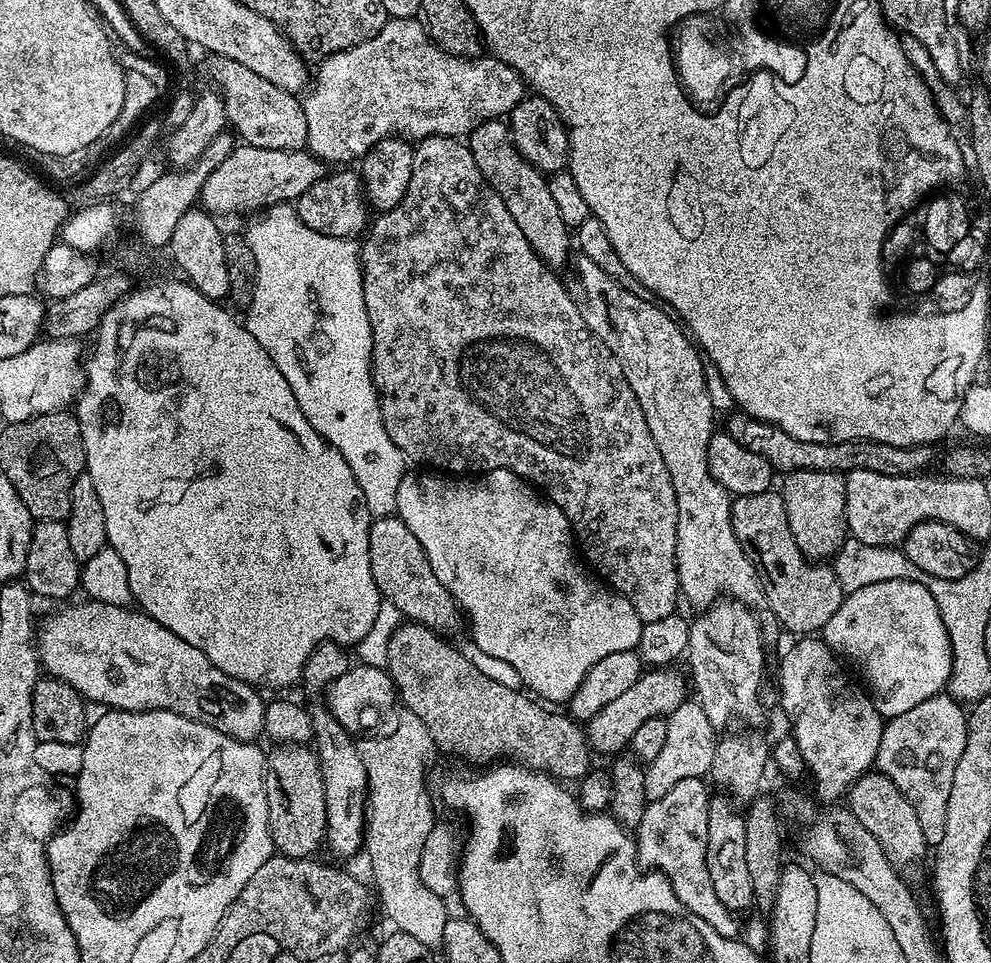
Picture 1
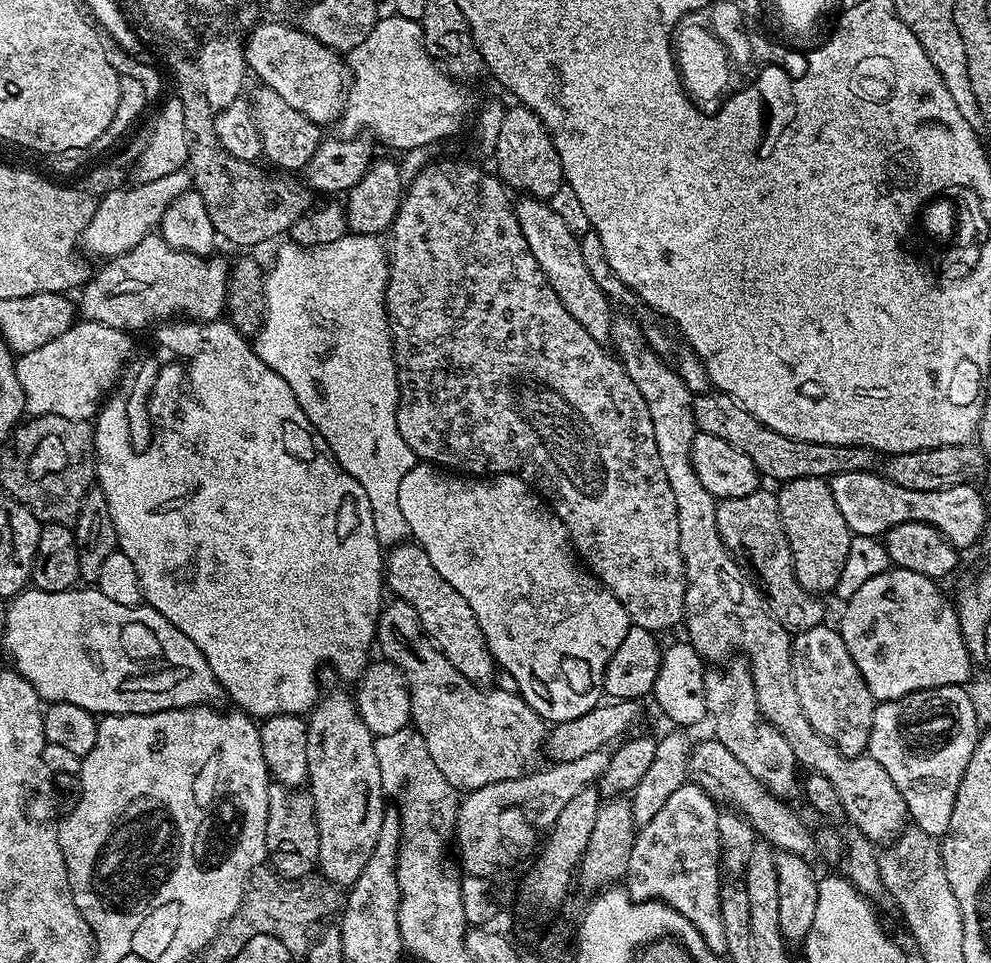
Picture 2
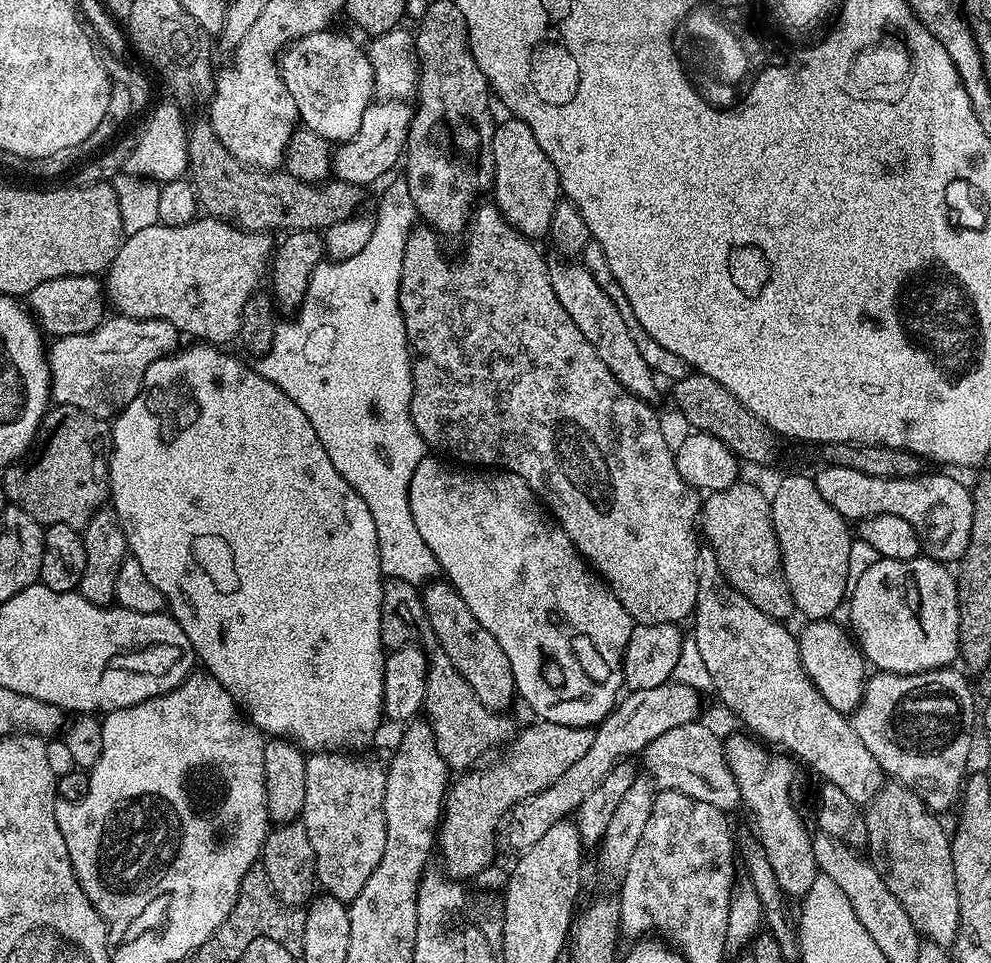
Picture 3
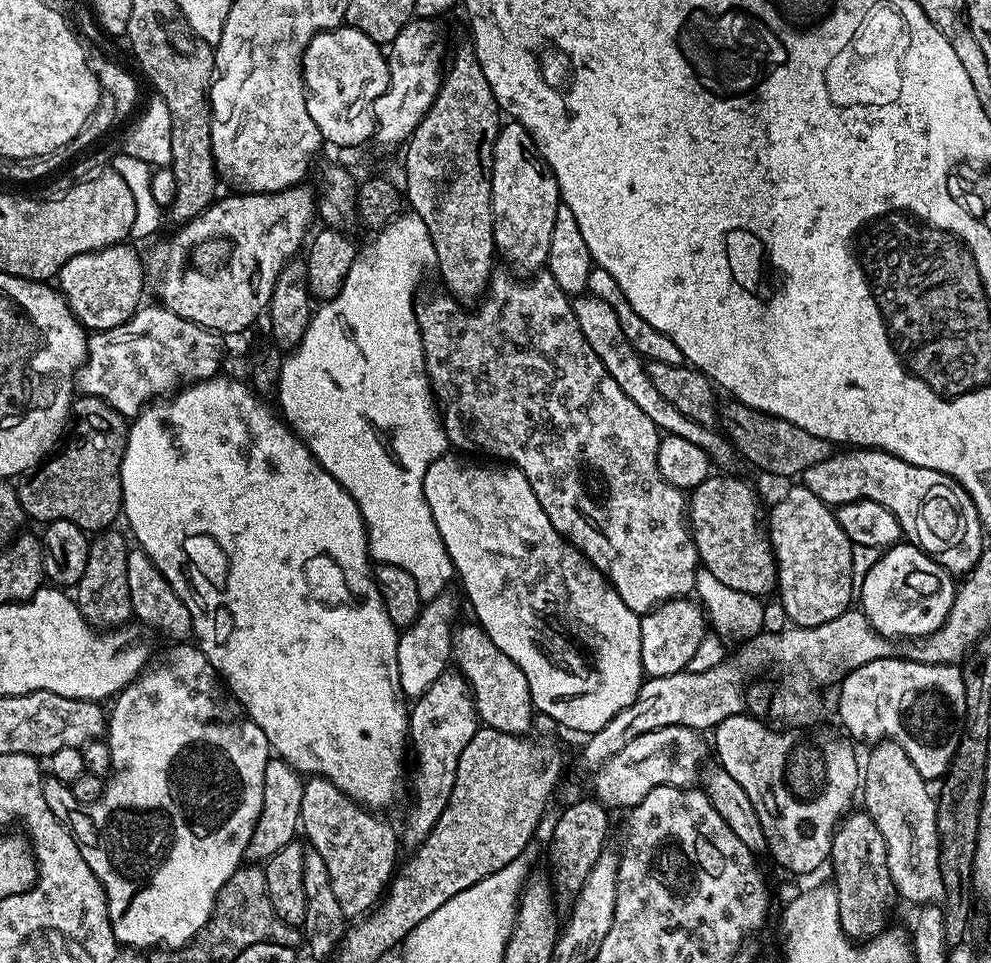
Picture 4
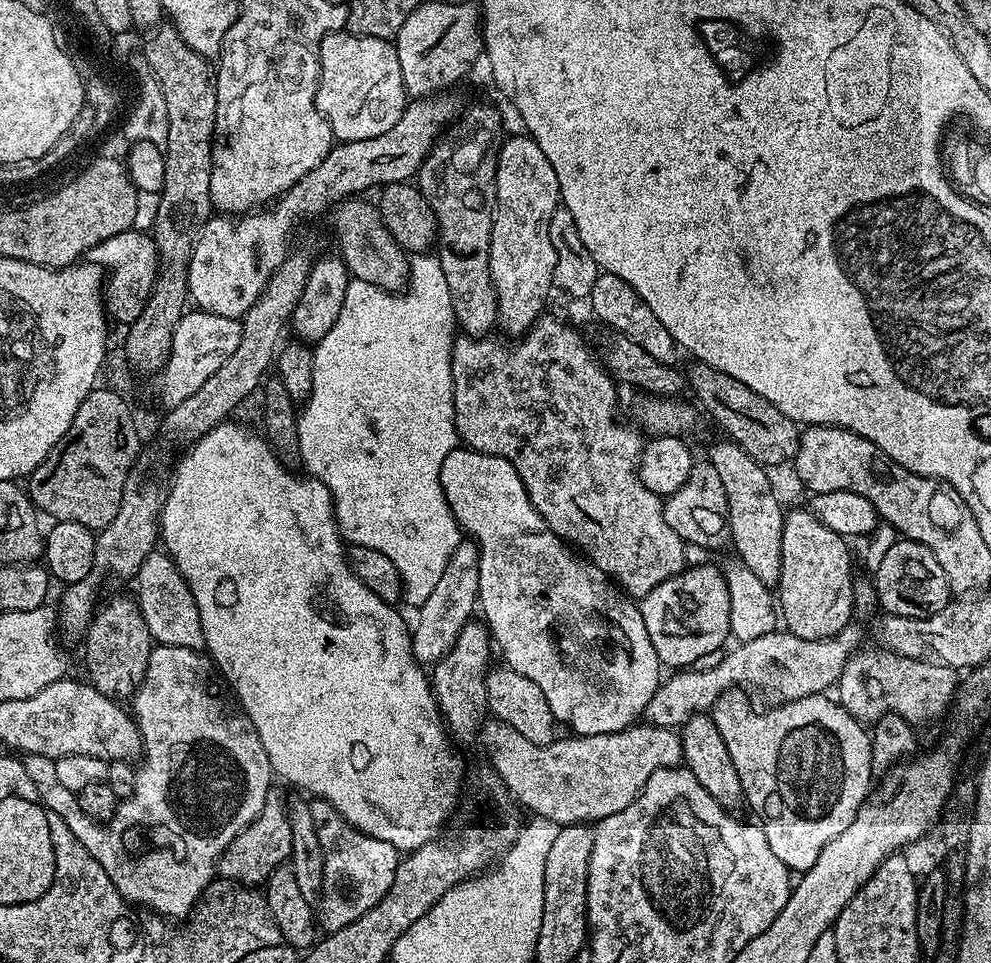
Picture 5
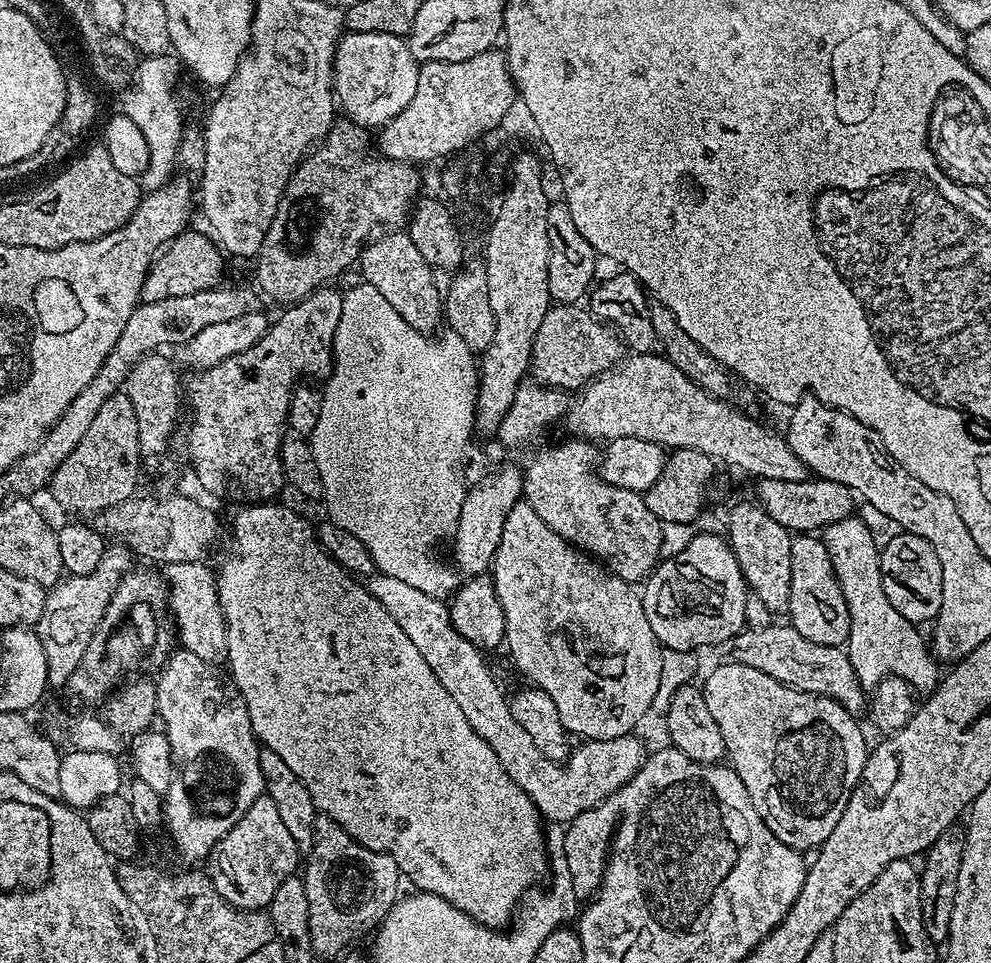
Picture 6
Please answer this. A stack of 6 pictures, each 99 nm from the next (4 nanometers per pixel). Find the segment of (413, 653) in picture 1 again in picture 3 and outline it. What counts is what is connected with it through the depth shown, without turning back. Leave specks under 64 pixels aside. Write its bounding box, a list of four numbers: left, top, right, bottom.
[380,580,514,774]

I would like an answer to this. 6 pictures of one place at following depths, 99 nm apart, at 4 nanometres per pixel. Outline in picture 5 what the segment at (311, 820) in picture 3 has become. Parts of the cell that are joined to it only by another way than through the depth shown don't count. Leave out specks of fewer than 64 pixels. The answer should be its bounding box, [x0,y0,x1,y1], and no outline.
[311,799,402,932]

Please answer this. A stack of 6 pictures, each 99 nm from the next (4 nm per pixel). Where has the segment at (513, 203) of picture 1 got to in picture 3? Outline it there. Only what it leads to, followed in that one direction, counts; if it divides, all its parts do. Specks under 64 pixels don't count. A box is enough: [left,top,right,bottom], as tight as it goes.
[548,258,658,401]

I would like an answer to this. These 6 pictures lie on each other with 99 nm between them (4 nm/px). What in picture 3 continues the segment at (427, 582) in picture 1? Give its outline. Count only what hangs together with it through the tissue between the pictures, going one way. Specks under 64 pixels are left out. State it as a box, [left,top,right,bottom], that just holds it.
[422,583,518,713]

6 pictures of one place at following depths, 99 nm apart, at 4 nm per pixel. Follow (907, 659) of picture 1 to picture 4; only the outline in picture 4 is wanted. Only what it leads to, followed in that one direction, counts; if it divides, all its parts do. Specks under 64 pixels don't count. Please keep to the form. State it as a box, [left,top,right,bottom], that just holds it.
[858,542,957,638]

